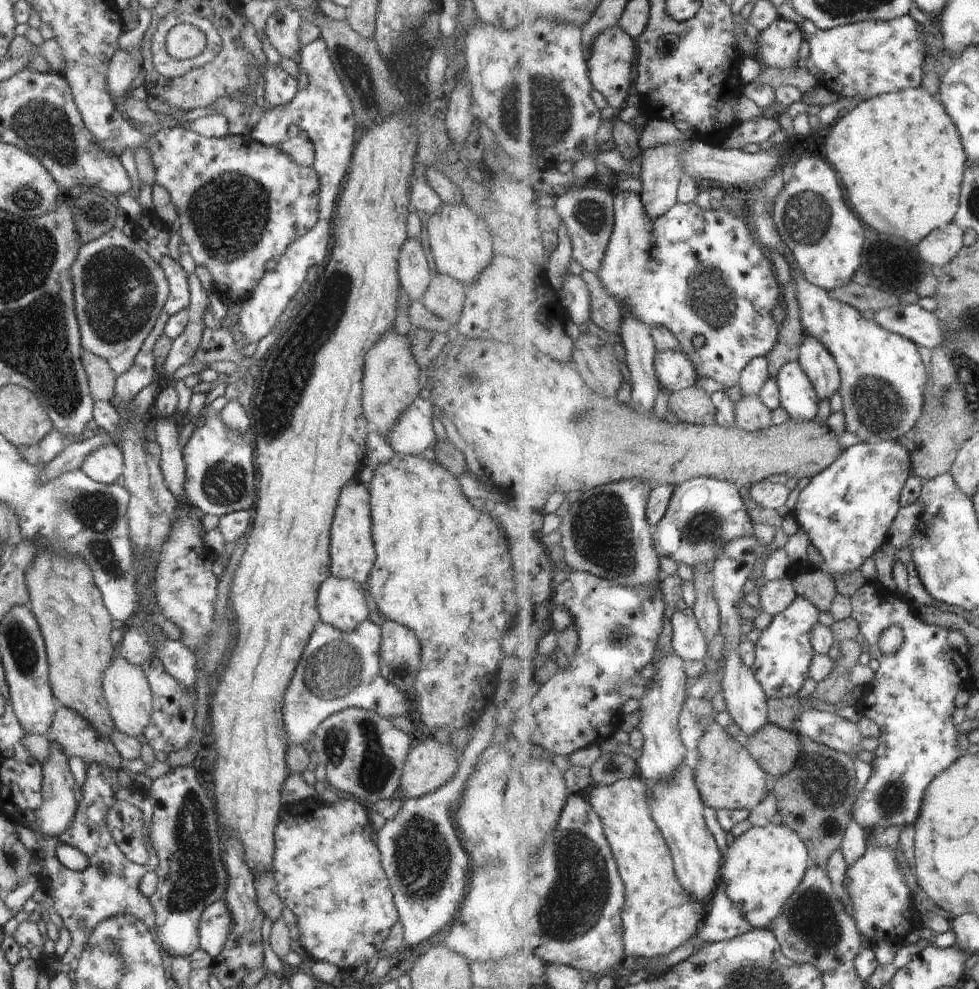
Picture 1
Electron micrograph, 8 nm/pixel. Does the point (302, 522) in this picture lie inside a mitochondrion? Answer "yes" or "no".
no

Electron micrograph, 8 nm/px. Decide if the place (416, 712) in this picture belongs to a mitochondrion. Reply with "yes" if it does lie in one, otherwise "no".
no

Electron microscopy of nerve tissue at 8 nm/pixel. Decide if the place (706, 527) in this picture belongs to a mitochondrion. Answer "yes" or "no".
yes

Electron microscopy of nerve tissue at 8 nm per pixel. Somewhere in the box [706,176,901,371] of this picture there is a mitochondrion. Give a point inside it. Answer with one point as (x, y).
(808, 216)

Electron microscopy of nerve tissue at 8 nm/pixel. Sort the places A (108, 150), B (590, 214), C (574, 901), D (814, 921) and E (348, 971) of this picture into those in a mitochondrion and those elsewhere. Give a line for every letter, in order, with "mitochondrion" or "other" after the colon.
A: other
B: mitochondrion
C: mitochondrion
D: mitochondrion
E: other

